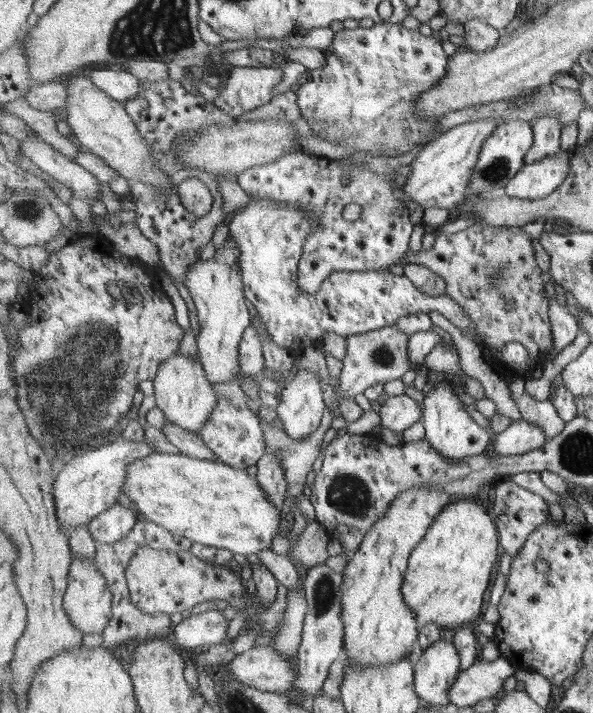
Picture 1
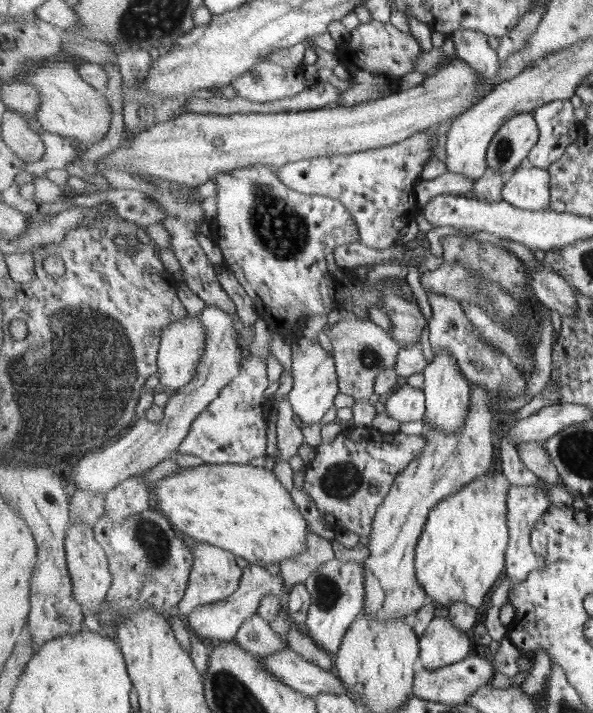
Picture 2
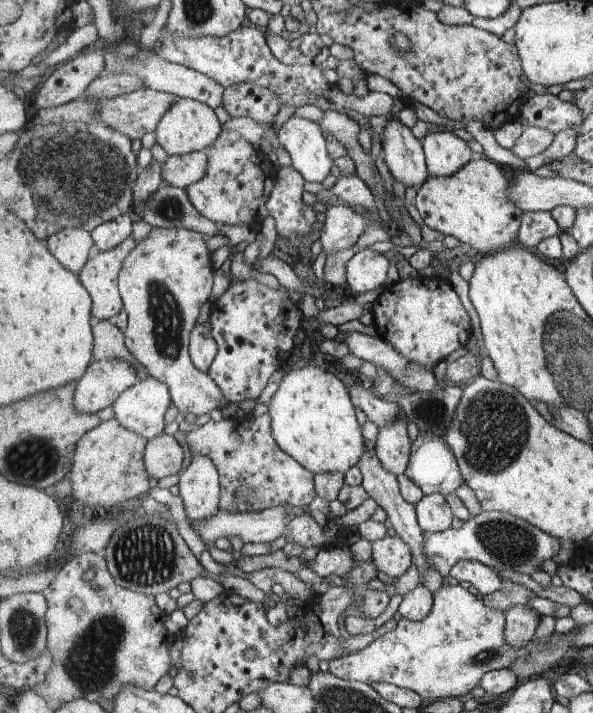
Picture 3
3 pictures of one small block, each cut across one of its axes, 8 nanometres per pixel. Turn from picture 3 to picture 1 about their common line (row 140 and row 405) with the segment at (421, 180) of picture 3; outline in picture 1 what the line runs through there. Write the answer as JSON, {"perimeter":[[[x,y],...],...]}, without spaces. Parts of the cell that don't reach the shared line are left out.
{"perimeter":[[[403,393],[401,396],[392,396],[388,398],[379,410],[382,426],[385,426],[395,432],[404,433],[416,422],[422,421],[424,413],[421,404]]]}

